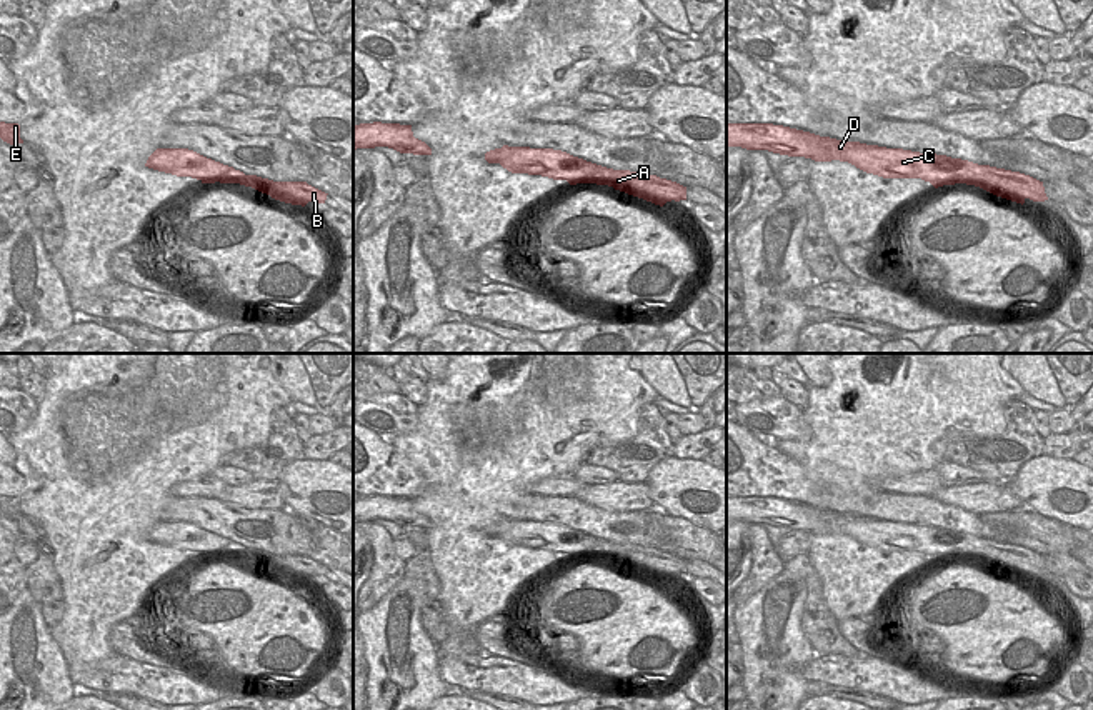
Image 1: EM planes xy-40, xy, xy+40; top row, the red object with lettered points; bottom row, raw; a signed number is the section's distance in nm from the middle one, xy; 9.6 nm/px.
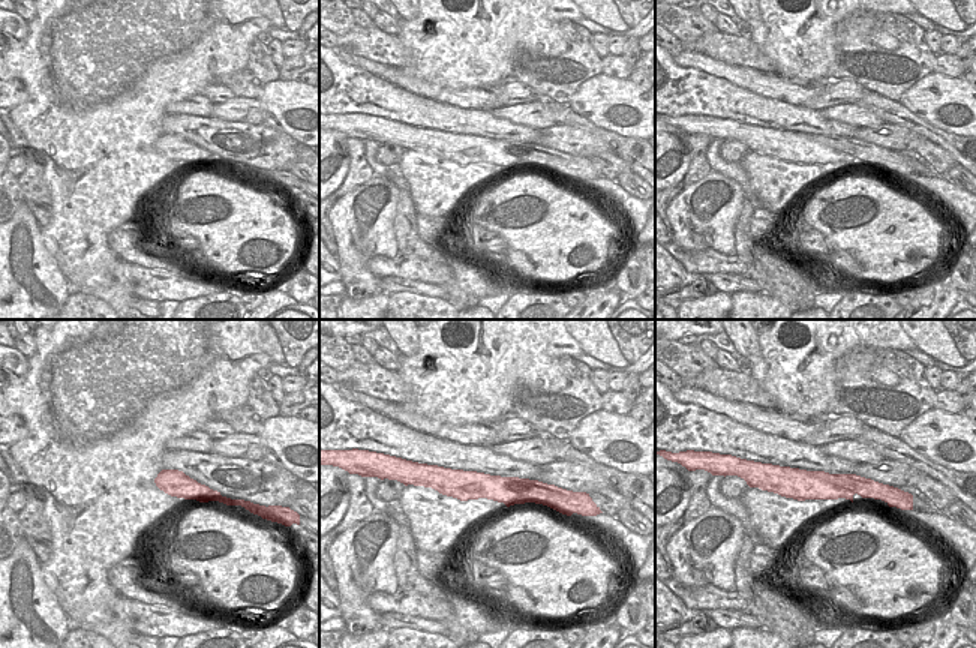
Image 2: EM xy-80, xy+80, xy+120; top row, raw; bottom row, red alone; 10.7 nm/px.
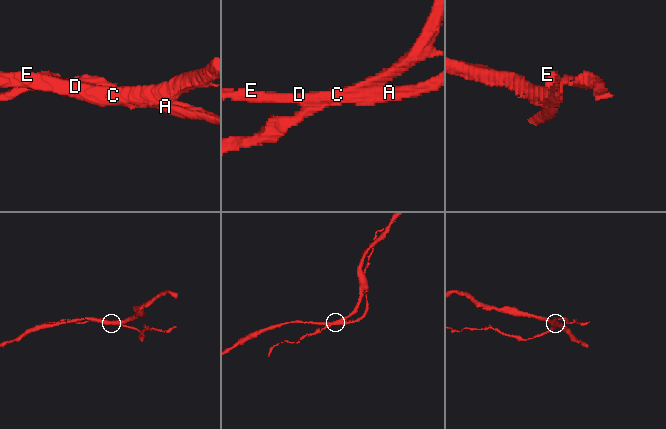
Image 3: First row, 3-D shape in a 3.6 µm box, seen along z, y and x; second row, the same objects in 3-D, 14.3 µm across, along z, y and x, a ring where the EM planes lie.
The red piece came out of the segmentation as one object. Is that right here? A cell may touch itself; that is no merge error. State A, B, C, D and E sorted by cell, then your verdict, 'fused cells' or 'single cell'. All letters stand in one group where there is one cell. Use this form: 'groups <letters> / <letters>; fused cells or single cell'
groups A B / C D E; fused cells

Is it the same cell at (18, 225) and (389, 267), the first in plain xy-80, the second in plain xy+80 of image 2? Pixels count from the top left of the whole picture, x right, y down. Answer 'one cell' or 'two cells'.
two cells

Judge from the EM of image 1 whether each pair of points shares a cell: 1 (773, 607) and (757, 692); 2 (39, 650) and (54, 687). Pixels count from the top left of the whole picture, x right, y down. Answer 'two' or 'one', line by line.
1: one
2: one

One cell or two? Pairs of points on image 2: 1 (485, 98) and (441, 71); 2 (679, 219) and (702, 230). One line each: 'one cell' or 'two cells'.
1: two cells
2: one cell

